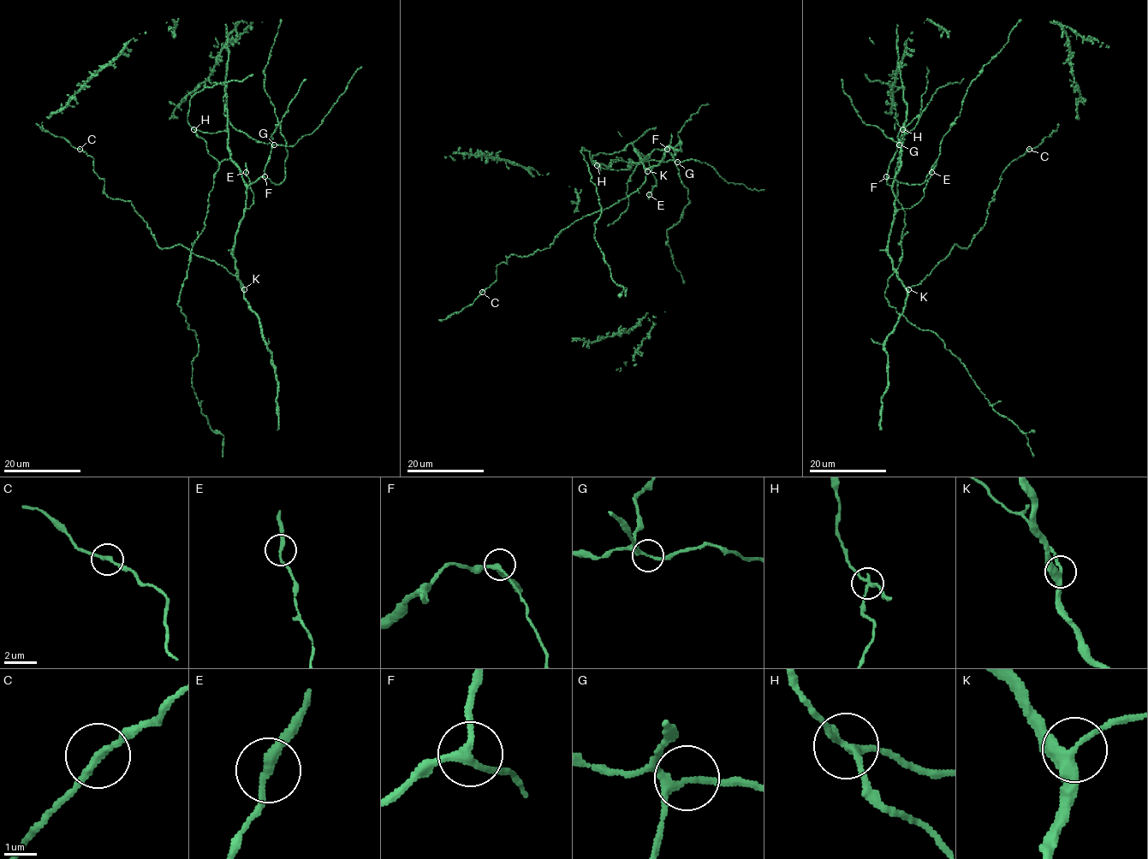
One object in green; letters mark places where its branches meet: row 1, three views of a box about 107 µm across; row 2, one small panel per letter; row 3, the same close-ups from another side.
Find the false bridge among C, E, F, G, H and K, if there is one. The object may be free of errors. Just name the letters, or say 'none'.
none

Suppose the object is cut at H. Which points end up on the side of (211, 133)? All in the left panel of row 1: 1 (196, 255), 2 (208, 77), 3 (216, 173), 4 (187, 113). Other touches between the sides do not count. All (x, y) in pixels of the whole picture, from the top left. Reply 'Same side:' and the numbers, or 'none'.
Same side: 1, 2

